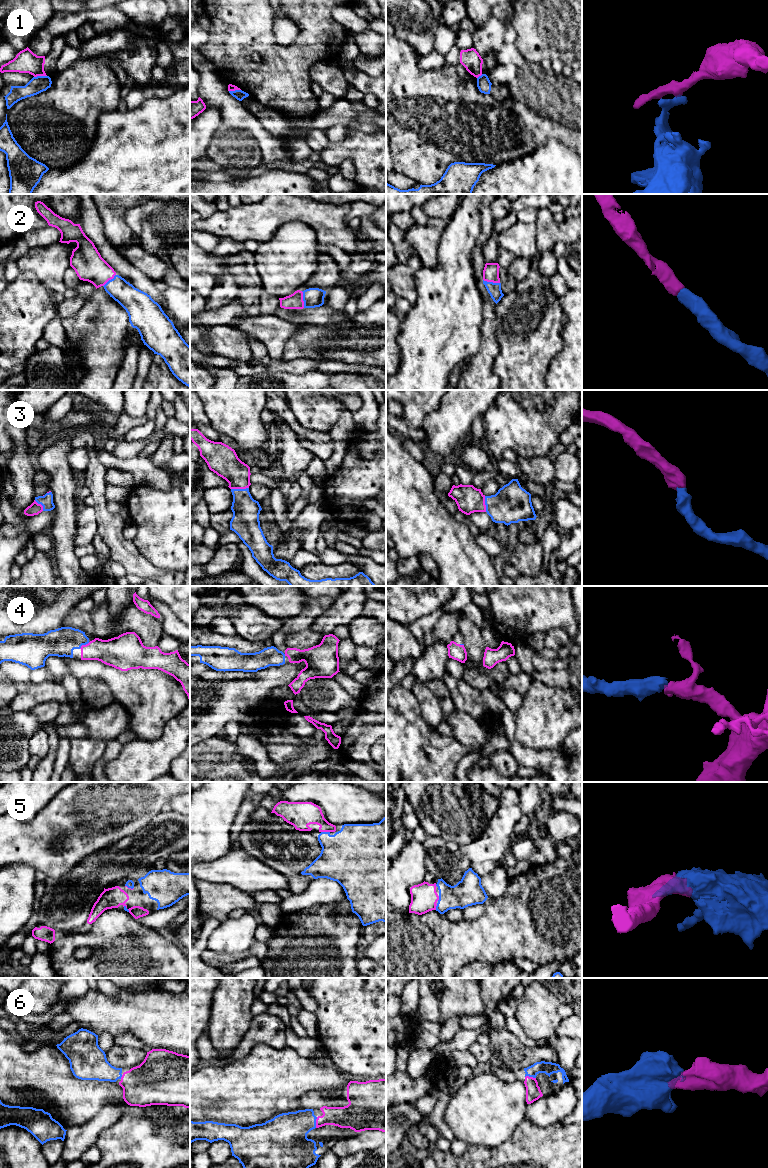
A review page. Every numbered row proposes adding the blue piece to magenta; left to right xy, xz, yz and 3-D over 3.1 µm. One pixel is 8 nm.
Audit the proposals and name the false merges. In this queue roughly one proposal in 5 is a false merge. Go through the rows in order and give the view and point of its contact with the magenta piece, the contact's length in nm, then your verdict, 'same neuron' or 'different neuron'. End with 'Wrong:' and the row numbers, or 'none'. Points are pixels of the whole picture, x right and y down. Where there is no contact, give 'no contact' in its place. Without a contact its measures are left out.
1: meets magenta in xy at (40, 75); contact 110 nm long; different neuron
2: meets magenta in xz at (302, 299); contact 140 nm long; same neuron
3: meets magenta in xz at (239, 488); contact 140 nm long; same neuron
4: meets magenta in xy at (84, 645); contact 100 nm long; same neuron
5: meets magenta in xz at (325, 831); contact 70 nm long; same neuron
6: meets magenta in xz at (316, 1122); contact 90 nm long; same neuron
Wrong: 1

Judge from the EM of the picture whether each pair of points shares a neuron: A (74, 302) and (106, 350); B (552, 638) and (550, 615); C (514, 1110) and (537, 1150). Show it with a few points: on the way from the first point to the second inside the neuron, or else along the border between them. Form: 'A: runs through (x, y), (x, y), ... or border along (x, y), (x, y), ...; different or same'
A: border along (86, 300), (74, 314), (62, 320); different
B: border along (545, 632), (551, 629), (562, 629), (570, 638); different
C: border along (525, 1117), (506, 1140); different

